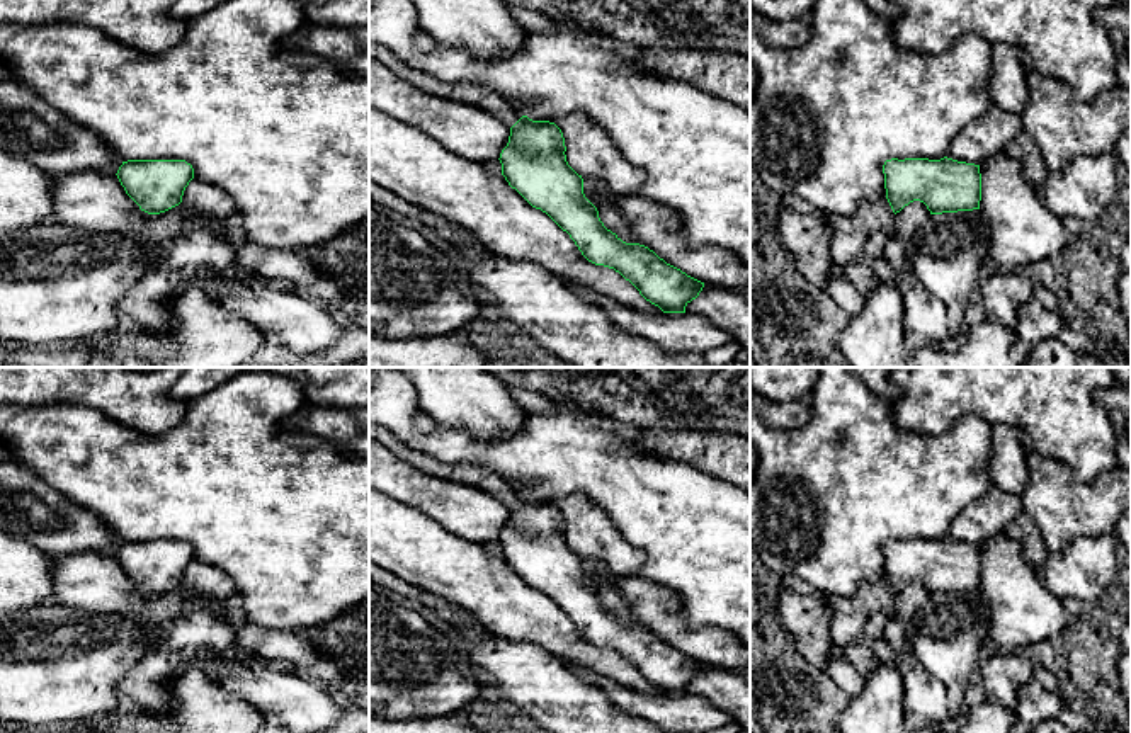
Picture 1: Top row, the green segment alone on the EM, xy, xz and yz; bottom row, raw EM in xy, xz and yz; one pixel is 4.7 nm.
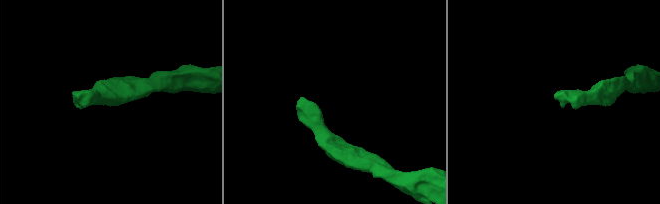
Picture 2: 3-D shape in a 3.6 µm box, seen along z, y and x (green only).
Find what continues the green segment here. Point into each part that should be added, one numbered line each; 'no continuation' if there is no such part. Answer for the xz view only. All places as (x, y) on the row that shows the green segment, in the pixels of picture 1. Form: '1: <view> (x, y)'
1: xz (504, 109)

